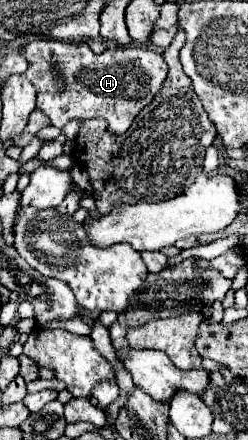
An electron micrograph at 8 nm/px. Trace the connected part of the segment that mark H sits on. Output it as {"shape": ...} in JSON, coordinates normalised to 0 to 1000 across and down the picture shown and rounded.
{"shape":[[[133,91],[77,109],[77,118],[109,132],[117,155],[101,173],[149,205],[149,245],[173,250],[222,291],[254,291],[278,273],[359,273],[407,268],[431,277],[440,305],[504,305],[544,264],[617,227],[625,209],[641,209],[673,155],[649,123],[569,105],[520,109],[431,109],[415,123],[375,123],[351,95],[246,95],[246,91]]]}

